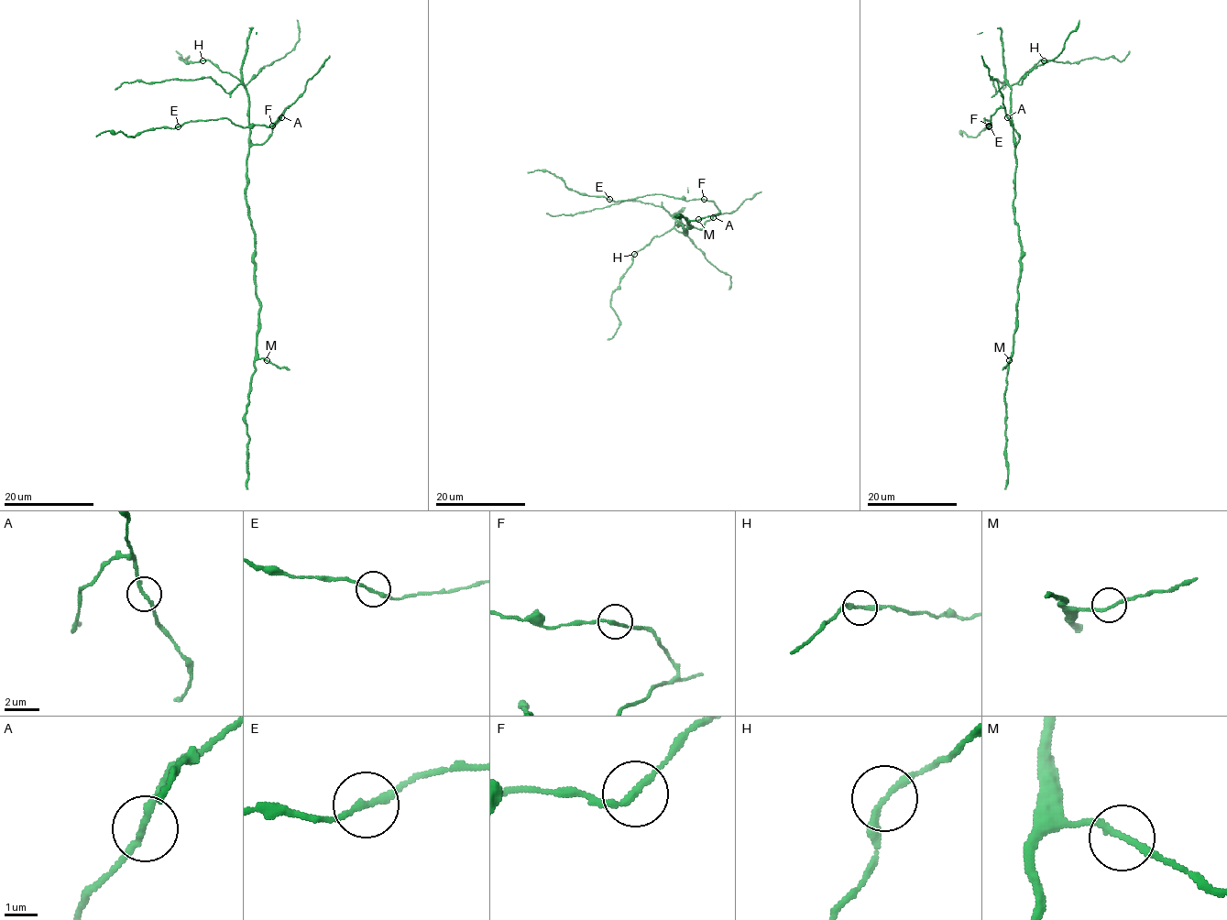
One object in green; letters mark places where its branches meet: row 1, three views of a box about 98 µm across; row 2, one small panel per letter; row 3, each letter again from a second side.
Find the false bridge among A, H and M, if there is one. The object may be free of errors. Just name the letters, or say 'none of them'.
none of them

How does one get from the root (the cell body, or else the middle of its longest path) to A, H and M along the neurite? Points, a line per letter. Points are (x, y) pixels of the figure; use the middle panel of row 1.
A: (679, 224), (701, 229), (713, 217)
H: (679, 224), (680, 220), (633, 255)
M: (679, 224), (686, 231), (686, 227), (691, 226), (687, 224), (698, 219)

